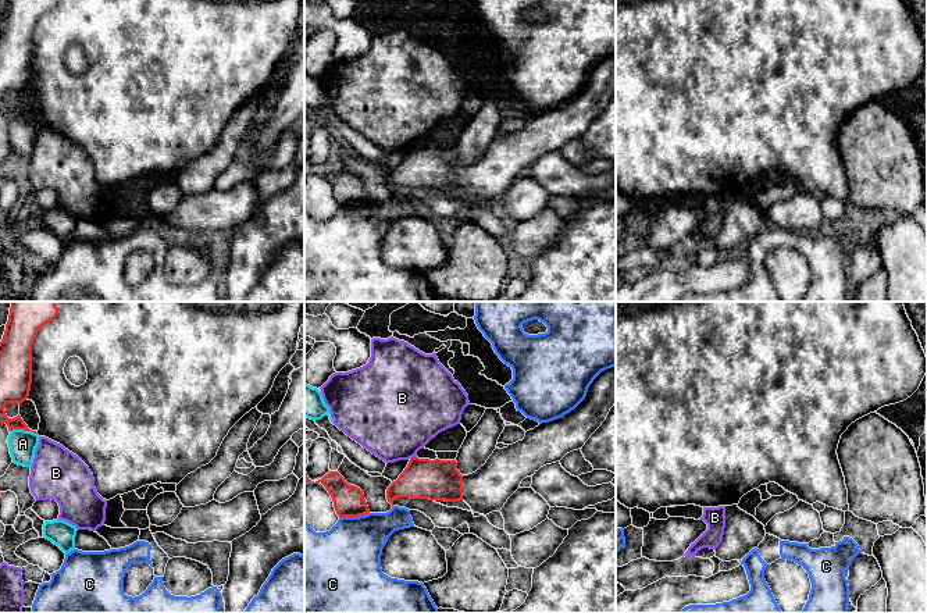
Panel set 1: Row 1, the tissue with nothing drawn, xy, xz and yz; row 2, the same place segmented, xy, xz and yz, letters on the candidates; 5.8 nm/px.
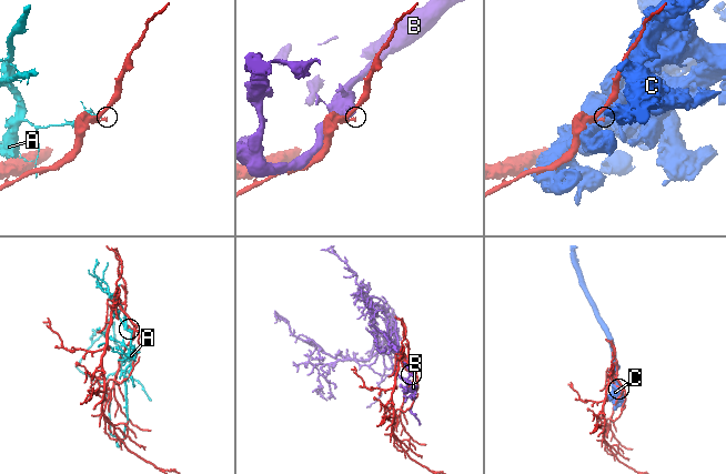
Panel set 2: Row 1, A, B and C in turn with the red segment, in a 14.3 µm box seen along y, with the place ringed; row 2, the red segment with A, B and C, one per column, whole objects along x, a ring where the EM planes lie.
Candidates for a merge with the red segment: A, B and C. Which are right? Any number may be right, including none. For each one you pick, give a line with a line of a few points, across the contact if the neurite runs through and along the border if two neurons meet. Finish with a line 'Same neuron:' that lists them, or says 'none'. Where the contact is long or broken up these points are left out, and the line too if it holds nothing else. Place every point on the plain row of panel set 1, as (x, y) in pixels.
Same neuron: none

